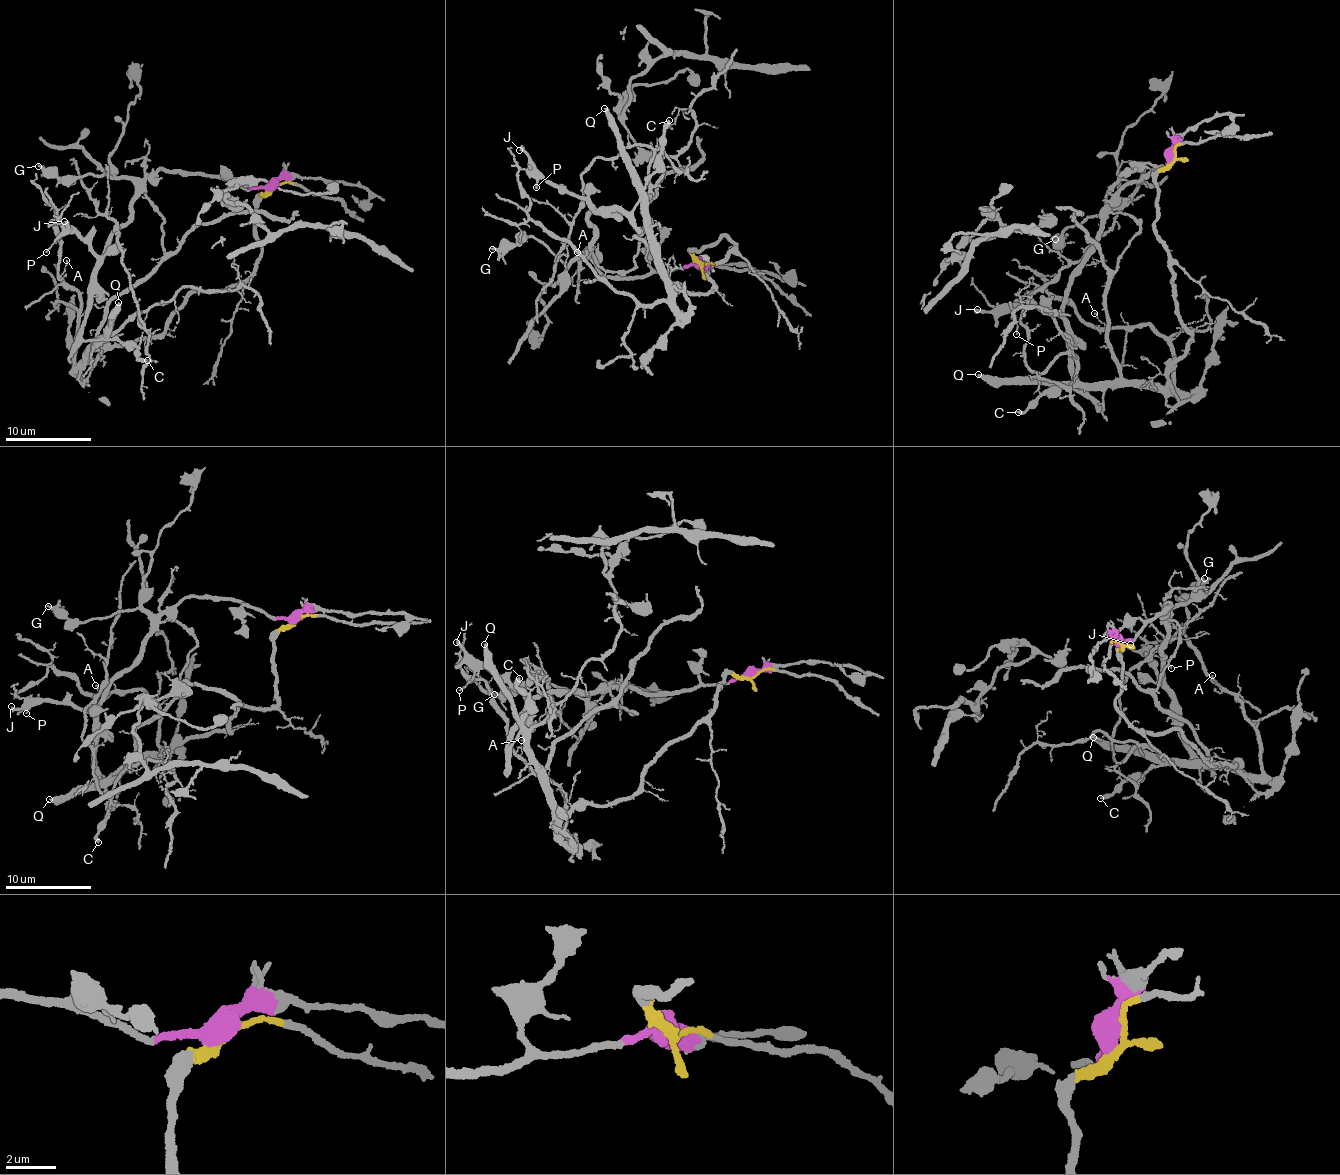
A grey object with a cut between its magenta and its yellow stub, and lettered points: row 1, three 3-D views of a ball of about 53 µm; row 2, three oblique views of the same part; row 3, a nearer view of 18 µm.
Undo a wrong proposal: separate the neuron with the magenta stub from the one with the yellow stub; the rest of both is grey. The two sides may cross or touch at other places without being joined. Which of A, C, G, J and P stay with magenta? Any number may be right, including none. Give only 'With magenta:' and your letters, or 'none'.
With magenta: C, G, J, P

